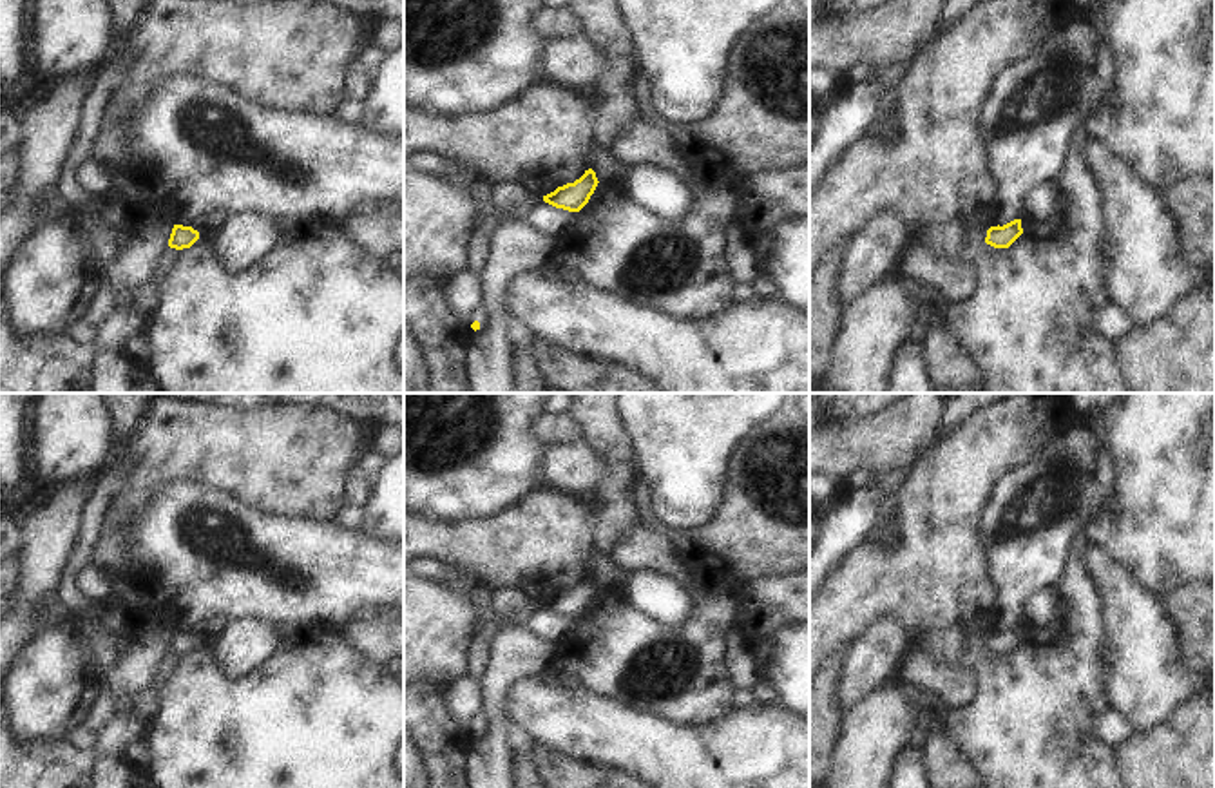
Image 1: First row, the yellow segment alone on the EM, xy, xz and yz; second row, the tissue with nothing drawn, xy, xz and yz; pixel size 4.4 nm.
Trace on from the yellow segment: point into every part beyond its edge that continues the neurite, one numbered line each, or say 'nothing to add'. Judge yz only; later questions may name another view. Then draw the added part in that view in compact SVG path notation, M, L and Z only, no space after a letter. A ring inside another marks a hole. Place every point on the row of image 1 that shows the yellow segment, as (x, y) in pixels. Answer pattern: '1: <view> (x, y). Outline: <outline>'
nothing to add

